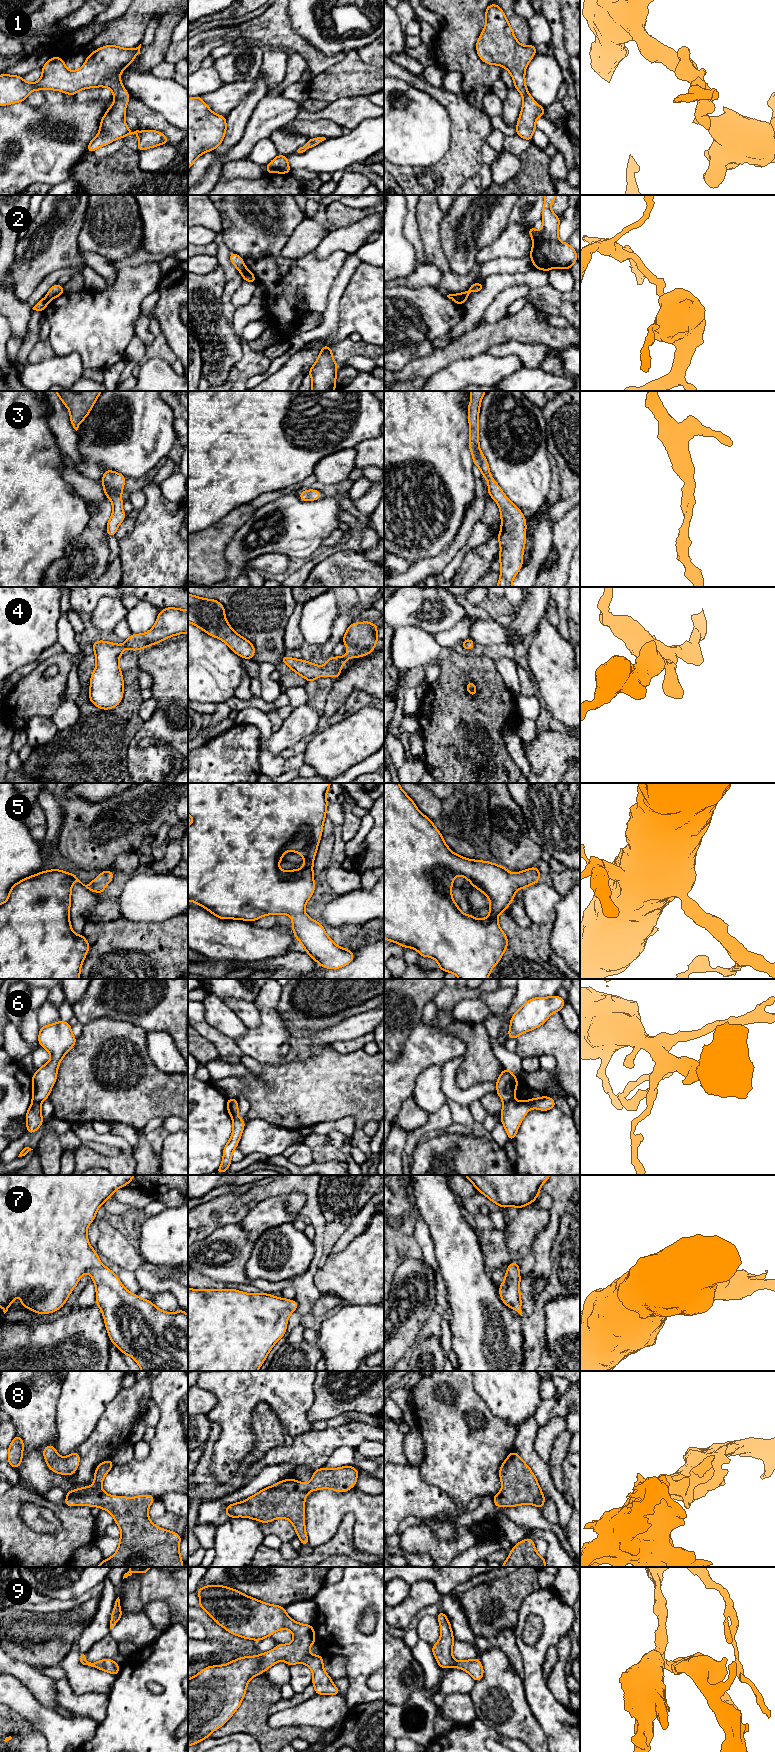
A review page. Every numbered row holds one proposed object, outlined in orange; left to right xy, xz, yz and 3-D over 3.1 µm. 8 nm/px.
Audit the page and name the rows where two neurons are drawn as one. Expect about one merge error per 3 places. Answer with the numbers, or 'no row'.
2, 6

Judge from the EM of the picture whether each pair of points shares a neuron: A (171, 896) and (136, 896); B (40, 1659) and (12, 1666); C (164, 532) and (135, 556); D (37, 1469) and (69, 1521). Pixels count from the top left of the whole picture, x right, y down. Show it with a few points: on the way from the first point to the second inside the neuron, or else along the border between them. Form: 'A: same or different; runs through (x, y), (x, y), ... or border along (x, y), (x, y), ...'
A: same; runs through (162, 896), (145, 896)
B: different; border along (10, 1657), (25, 1662), (37, 1670)
C: same; runs through (157, 539), (142, 554)
D: different; border along (21, 1482), (40, 1494)

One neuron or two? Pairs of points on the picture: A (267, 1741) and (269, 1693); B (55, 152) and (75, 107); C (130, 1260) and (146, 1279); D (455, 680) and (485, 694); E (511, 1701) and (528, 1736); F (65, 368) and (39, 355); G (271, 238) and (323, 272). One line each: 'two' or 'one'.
A: one
B: one
C: two
D: one
E: one
F: two
G: one

